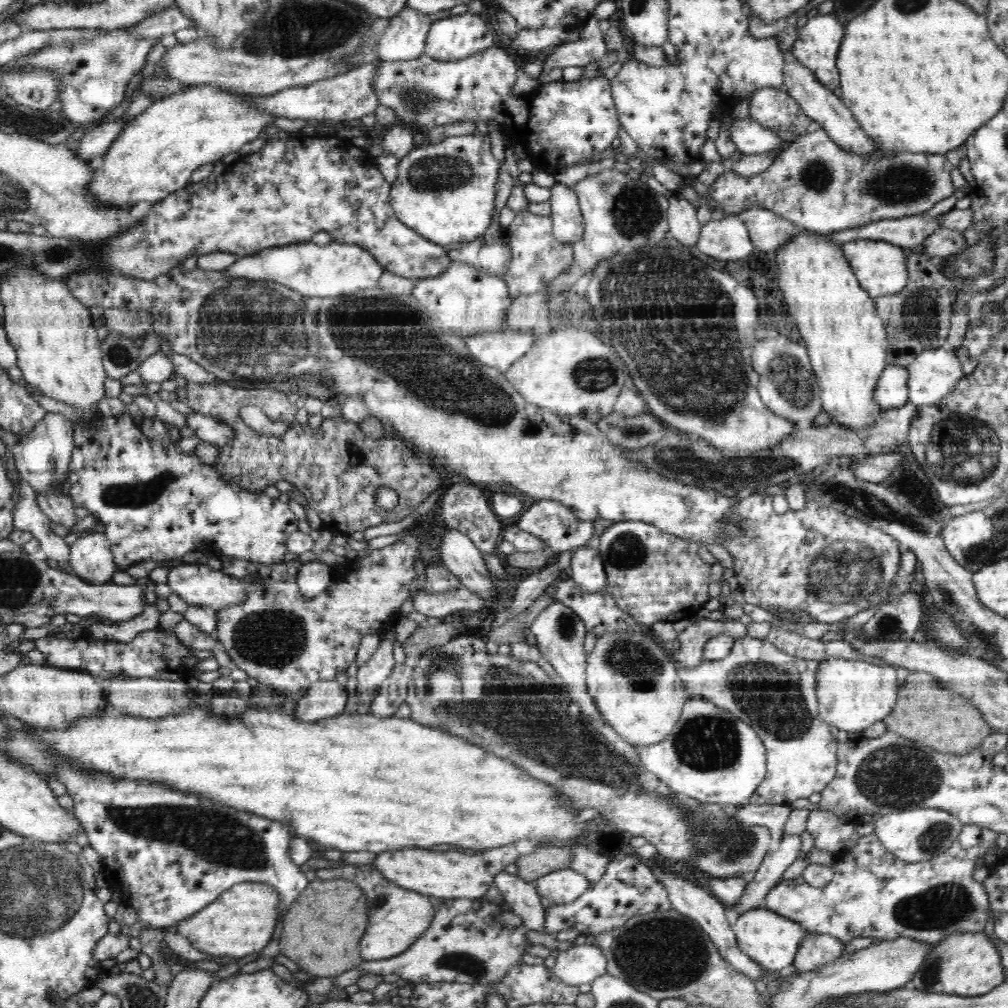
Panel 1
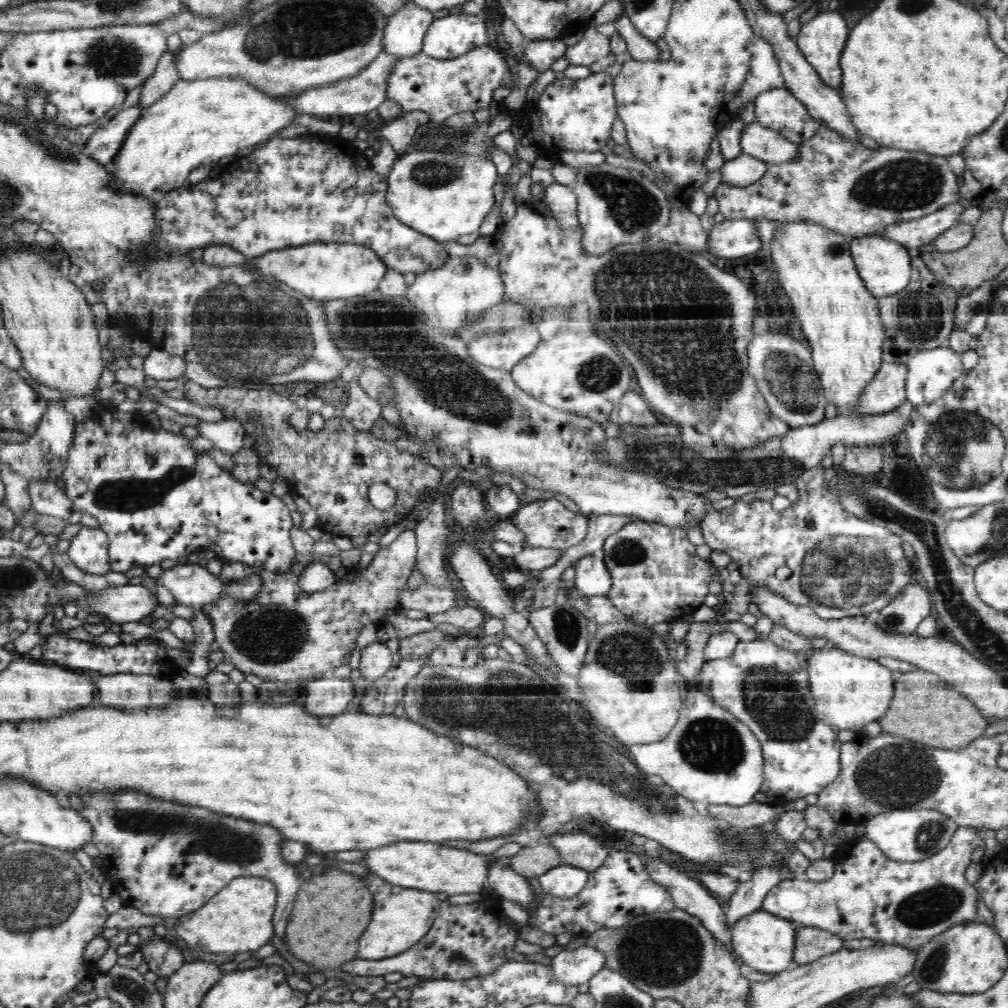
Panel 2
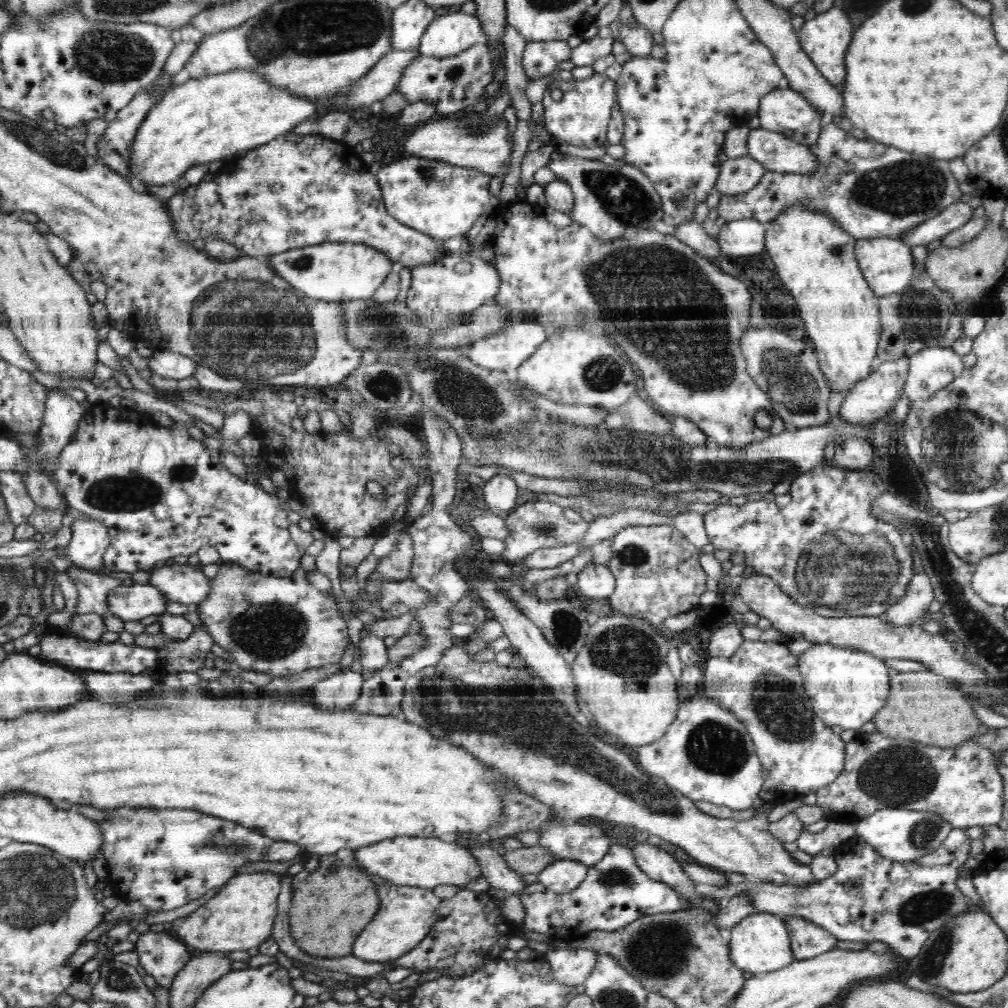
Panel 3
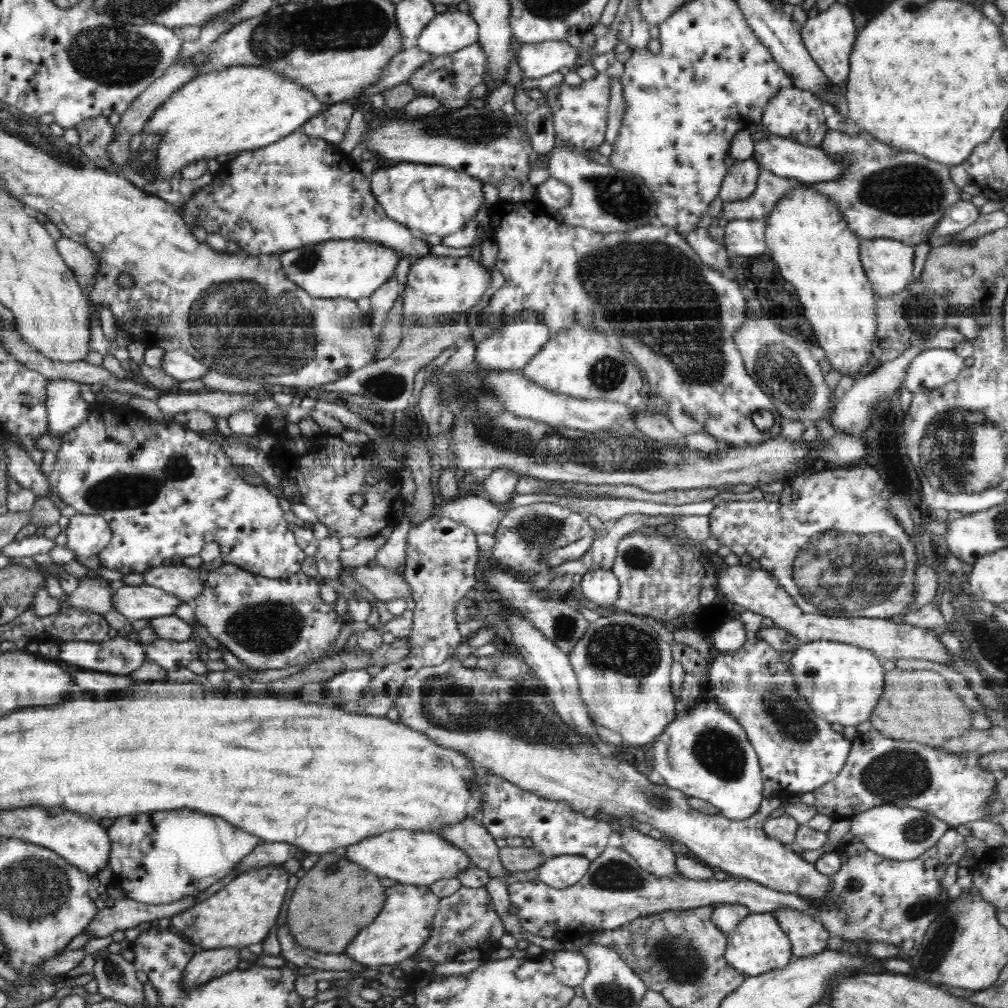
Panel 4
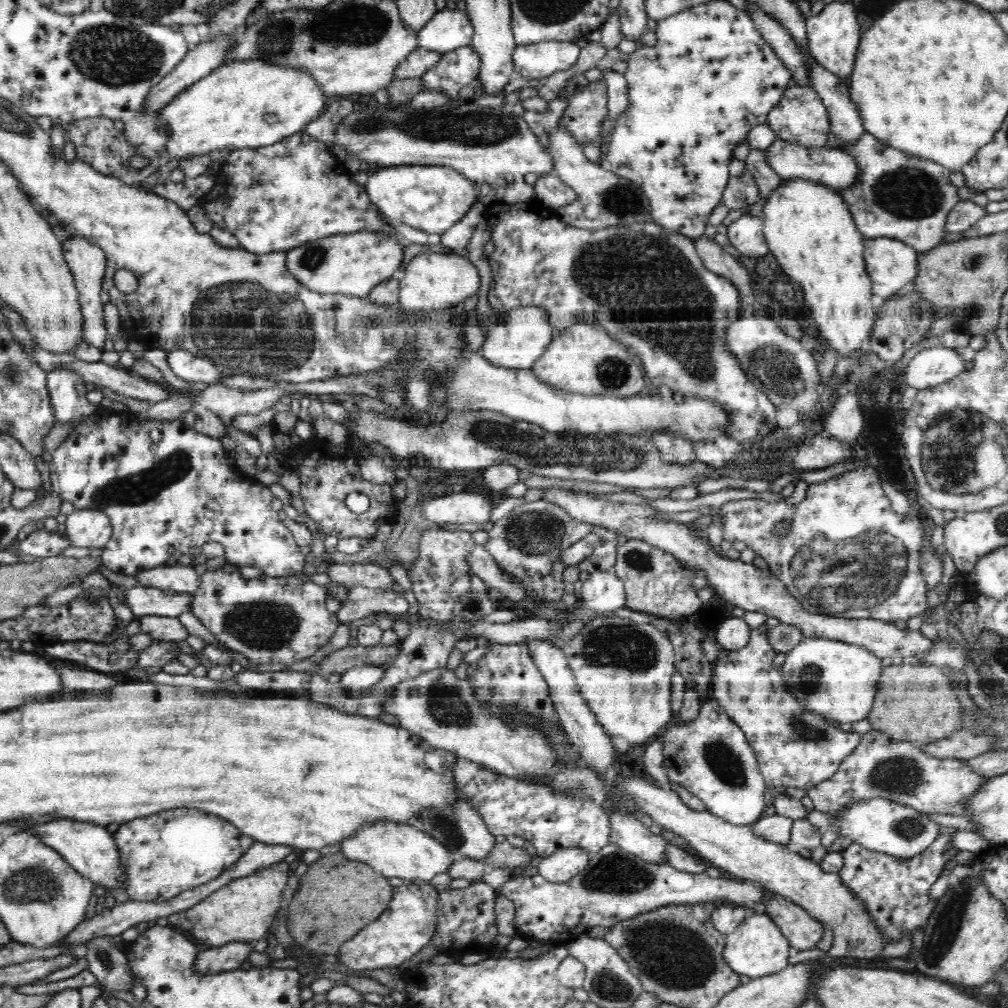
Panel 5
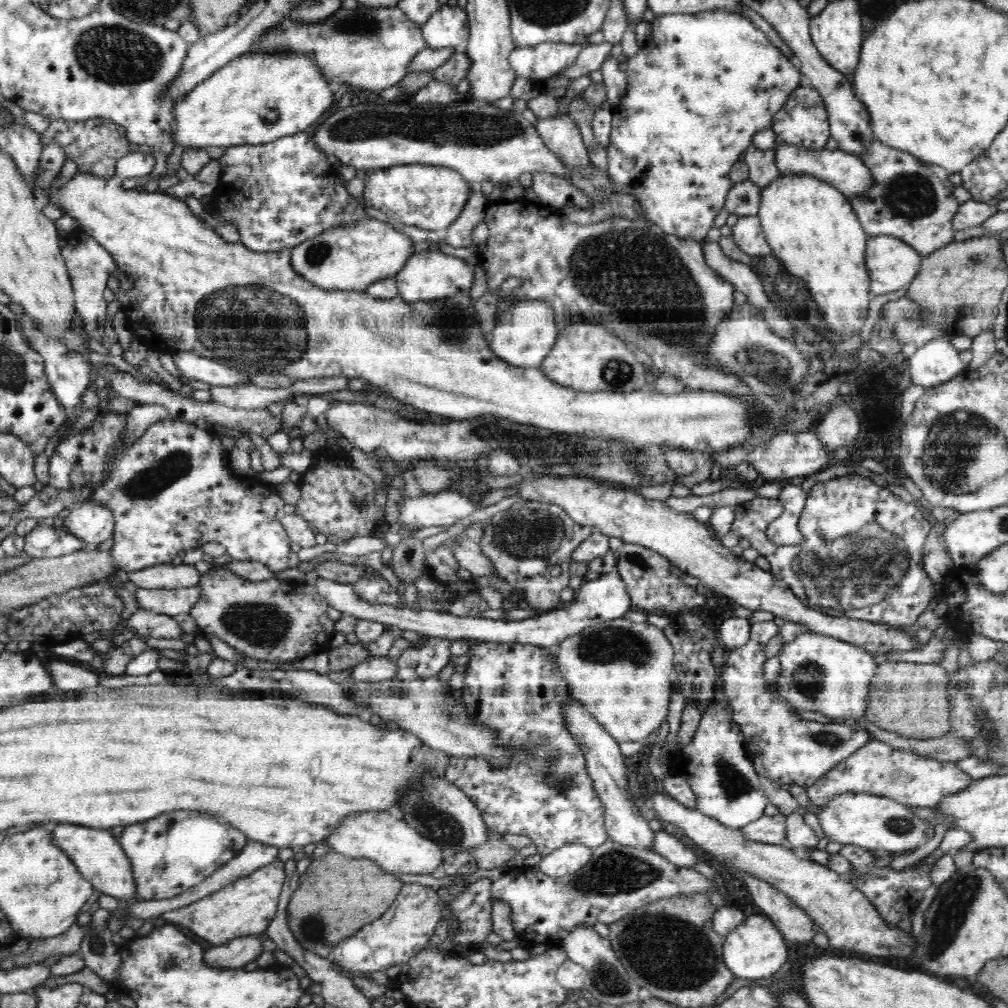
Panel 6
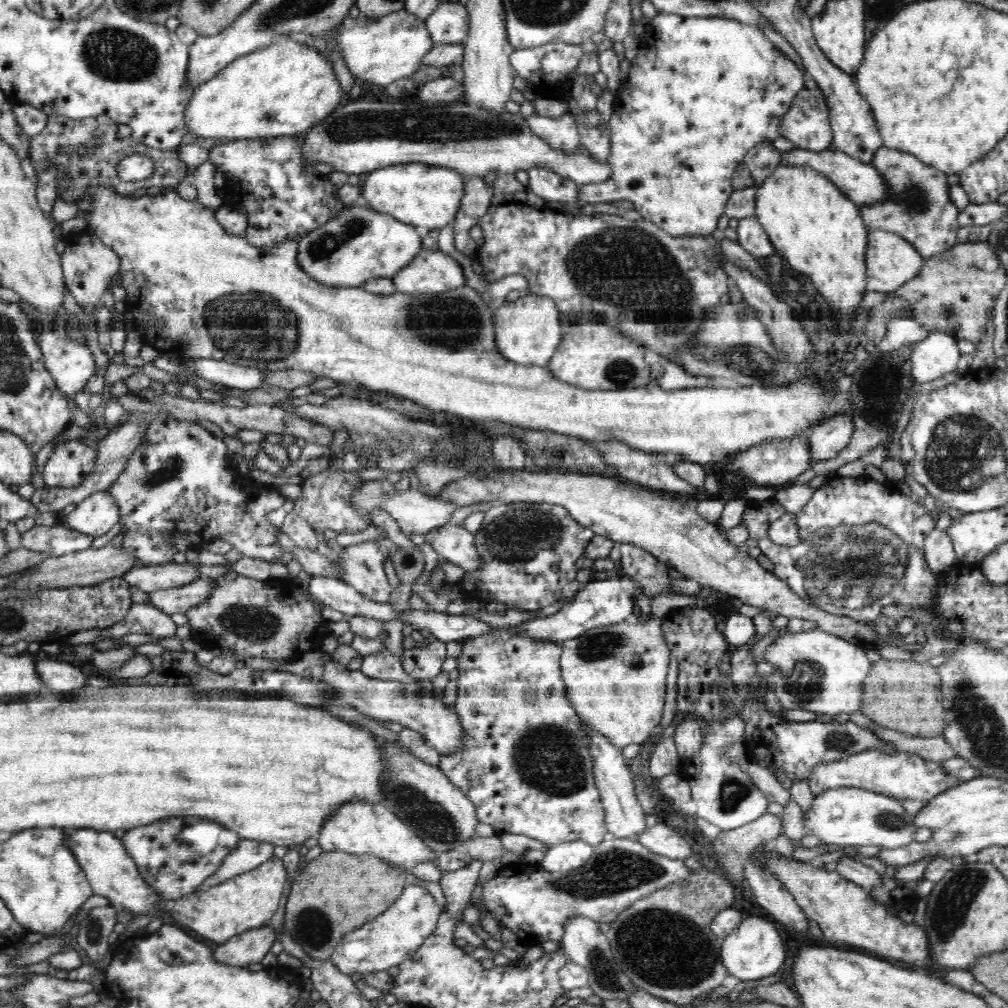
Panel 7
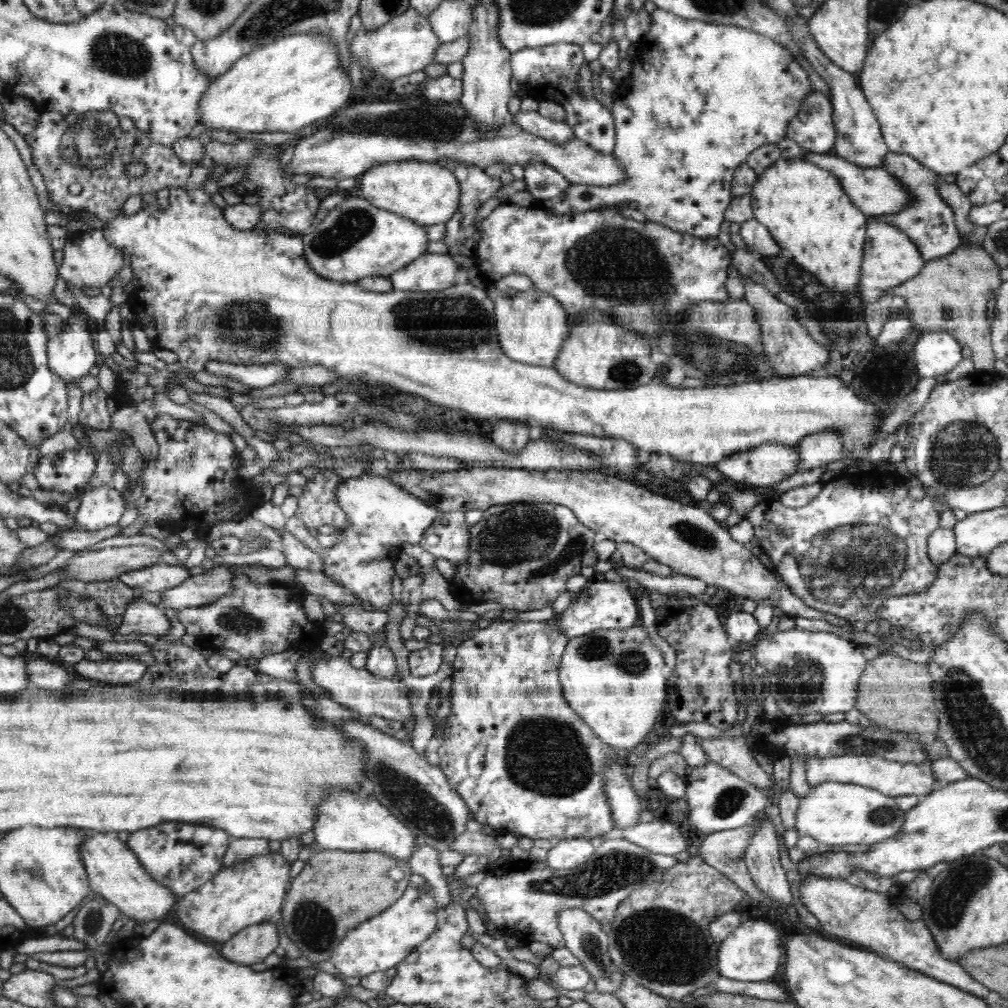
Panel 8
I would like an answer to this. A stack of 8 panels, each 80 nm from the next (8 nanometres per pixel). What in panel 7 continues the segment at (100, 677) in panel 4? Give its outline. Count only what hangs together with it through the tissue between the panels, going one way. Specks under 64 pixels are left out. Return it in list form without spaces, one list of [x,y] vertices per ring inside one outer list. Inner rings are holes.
[[[58,656],[50,658],[50,660],[36,660],[36,668],[40,678],[44,680],[46,690],[58,690],[58,692],[66,692],[66,690],[76,690],[86,686],[90,676],[79,670],[78,663],[66,662],[59,659]]]

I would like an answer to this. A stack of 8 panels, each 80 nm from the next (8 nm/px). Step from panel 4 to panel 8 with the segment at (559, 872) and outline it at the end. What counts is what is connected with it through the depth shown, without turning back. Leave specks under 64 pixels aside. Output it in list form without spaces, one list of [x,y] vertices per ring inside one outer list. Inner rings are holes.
[[[570,838],[559,841],[547,852],[545,862],[550,868],[574,869],[588,860],[595,851],[596,843],[586,838]]]

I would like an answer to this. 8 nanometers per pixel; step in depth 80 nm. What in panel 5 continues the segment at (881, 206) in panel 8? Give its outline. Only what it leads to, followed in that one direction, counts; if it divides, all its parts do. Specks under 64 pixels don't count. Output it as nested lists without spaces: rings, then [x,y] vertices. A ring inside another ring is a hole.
[[[778,138],[765,149],[767,162],[772,170],[775,170],[782,178],[811,179],[811,182],[820,182],[832,187],[834,190],[848,190],[856,186],[862,178],[862,169],[855,161],[854,155],[848,154],[840,149],[828,148],[808,148],[789,143]]]

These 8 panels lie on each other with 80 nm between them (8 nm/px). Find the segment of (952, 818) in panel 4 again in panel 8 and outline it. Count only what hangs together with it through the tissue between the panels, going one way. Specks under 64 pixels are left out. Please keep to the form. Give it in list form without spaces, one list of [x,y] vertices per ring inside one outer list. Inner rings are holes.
[[[845,755],[840,757],[808,758],[805,762],[807,782],[818,786],[822,782],[847,782],[879,790],[891,797],[920,795],[930,793],[941,787],[941,783],[932,776],[931,762],[927,764],[912,764],[889,761],[876,756]]]

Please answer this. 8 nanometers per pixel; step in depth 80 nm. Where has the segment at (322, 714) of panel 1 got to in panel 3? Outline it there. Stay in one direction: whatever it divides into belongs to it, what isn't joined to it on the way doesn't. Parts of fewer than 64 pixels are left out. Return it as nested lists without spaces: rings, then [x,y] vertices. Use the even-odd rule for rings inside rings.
[[[358,667],[336,673],[312,686],[312,704],[324,711],[344,711],[351,708],[362,694],[364,680]]]

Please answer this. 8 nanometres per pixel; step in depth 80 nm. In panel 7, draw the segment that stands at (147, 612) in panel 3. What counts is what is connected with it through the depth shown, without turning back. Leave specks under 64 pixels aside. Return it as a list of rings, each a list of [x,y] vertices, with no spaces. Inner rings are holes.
[[[200,576],[194,582],[179,587],[151,592],[147,602],[169,615],[176,612],[184,613],[189,608],[208,600],[216,588],[216,579]]]

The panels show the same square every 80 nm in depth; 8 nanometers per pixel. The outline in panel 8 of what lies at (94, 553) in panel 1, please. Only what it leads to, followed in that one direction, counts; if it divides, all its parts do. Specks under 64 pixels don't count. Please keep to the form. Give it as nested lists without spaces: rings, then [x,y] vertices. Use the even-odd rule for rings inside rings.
[[[108,486],[88,491],[80,499],[75,524],[77,528],[81,526],[83,530],[90,532],[118,523],[127,507],[121,492]]]

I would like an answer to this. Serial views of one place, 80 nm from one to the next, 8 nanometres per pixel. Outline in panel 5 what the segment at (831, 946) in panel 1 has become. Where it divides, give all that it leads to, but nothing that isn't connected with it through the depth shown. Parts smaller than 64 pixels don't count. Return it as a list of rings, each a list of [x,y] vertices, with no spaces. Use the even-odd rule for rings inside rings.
[[[756,883],[763,892],[764,912],[776,923],[783,932],[792,948],[798,952],[813,949],[824,936],[824,926],[800,905],[793,903],[784,896],[778,895],[770,887]]]

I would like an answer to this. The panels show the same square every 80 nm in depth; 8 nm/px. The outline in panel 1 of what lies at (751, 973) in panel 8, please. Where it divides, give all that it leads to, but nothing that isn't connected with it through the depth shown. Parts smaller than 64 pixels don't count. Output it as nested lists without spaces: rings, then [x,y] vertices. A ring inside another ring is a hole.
[[[756,907],[740,914],[736,923],[731,926],[735,932],[736,944],[746,957],[767,971],[782,970],[795,961],[798,946],[806,930],[800,924],[768,908]]]

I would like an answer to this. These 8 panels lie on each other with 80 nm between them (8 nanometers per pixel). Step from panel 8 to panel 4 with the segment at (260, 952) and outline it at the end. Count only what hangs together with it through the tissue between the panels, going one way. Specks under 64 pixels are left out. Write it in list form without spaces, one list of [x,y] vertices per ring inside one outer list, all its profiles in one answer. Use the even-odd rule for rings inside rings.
[[[228,946],[195,954],[183,970],[183,982],[188,986],[200,986],[200,982],[210,982],[220,974],[233,971],[240,962],[239,951],[240,948]]]

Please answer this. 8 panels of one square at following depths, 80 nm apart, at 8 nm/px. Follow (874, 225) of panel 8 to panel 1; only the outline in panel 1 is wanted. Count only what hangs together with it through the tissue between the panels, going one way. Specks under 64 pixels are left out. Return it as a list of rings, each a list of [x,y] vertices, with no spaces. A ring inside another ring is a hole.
[[[857,239],[842,244],[842,247],[860,286],[867,290],[872,298],[899,293],[907,285],[907,256],[904,255],[902,247],[879,239]]]

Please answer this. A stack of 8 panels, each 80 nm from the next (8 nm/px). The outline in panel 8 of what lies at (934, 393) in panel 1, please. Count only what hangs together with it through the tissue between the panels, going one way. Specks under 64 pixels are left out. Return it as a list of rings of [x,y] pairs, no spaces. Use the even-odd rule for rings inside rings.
[[[947,331],[922,332],[914,348],[919,376],[935,378],[950,372],[962,360],[962,348]]]

